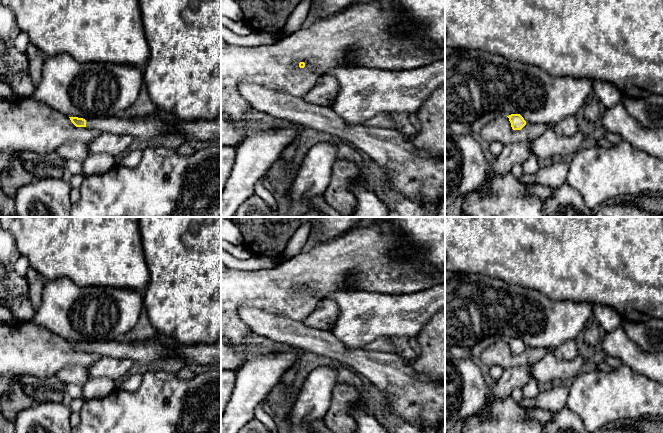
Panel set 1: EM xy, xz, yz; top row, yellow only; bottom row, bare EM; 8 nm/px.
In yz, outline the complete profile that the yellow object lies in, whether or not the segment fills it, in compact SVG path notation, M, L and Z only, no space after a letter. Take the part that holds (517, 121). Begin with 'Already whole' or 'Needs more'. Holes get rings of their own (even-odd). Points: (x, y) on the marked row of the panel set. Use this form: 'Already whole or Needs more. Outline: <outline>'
Already whole. Outline: M511 114L507 117L513 130L521 130L526 125L526 121L520 114Z

